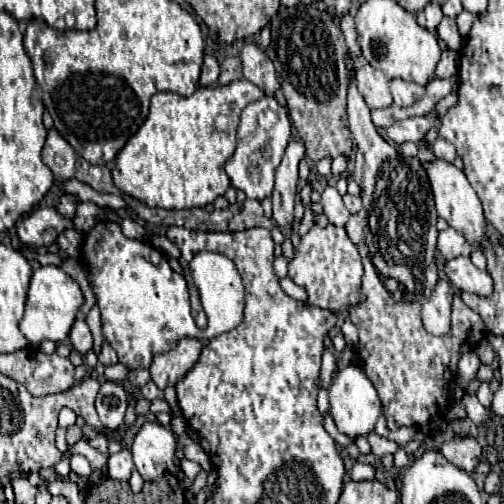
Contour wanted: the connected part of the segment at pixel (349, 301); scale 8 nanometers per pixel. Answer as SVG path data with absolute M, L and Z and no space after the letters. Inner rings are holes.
M328 224L326 228L312 226L294 250L294 258L288 262L288 276L306 290L308 304L316 308L326 308L332 312L348 312L350 306L362 302L362 262L358 248L350 242L342 226Z

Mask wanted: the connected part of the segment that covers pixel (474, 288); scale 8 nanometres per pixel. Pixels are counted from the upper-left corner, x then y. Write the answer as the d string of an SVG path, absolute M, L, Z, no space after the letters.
M466 256L446 260L444 272L450 278L450 282L454 284L454 288L460 292L466 290L466 292L474 292L478 296L492 294L492 278L488 276L488 272L478 270Z

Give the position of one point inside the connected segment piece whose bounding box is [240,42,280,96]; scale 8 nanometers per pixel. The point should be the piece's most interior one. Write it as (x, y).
(256, 66)

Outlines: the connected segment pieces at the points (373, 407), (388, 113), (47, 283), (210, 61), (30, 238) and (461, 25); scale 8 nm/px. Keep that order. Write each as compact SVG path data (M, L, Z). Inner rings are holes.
M350 364L338 370L328 388L328 398L330 398L330 414L342 434L350 438L358 438L374 430L374 424L380 416L380 398L378 392L374 390L374 384L368 380L366 372L360 366Z
M392 106L382 108L382 110L372 110L372 122L374 122L374 126L378 126L378 128L390 126L390 124L394 122L394 110L392 110Z
M42 266L32 274L28 300L26 300L26 312L20 322L20 330L34 348L44 338L62 342L62 340L66 340L82 306L84 306L84 294L80 290L80 284L58 266Z
M206 56L204 64L202 64L202 72L200 72L200 86L214 86L220 74L220 66L216 62L216 58Z
M36 208L16 224L18 238L26 246L42 248L56 242L58 234L74 228L70 218L62 218L56 208Z
M462 10L462 12L458 14L456 24L458 24L458 32L460 32L462 36L468 36L470 26L472 26L472 20L474 20L474 16L472 16L468 10Z

